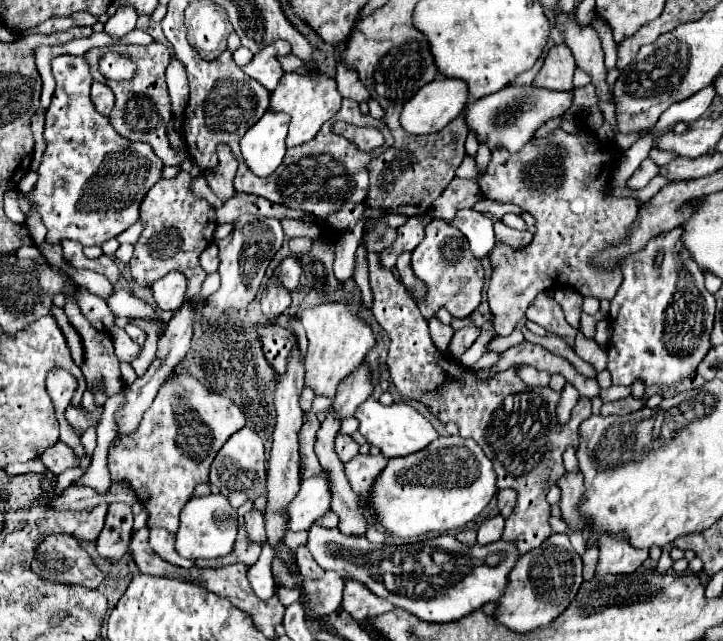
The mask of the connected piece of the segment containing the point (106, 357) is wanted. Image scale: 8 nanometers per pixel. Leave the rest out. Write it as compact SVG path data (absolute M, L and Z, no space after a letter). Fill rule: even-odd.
M67 296L65 312L71 320L71 324L79 330L85 346L85 364L83 364L83 374L87 378L89 390L93 390L93 384L103 380L107 388L107 396L115 394L123 386L123 378L119 372L119 360L113 354L113 342L107 332L95 330L89 320L79 312L77 304Z

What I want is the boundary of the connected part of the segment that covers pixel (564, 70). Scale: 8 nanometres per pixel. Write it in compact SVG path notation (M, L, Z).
M561 44L549 48L543 68L533 80L533 86L547 88L547 90L573 90L573 72L575 62L571 50Z

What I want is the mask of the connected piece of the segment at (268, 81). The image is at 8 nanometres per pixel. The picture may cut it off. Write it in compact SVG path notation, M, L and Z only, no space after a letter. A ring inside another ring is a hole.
M277 40L273 44L269 44L267 48L263 48L259 54L253 56L253 60L243 66L243 72L251 78L255 78L259 84L263 84L269 92L275 90L275 86L279 84L281 76L283 76L283 68L281 68L281 58L289 56L291 48L287 46L287 42Z

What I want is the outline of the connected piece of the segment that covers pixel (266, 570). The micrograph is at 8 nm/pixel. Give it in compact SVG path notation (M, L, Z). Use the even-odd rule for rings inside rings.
M265 542L259 560L247 572L249 582L251 582L251 586L259 598L271 598L273 596L273 590L275 590L275 578L271 572L273 558L275 558L275 550L269 546L269 542Z

